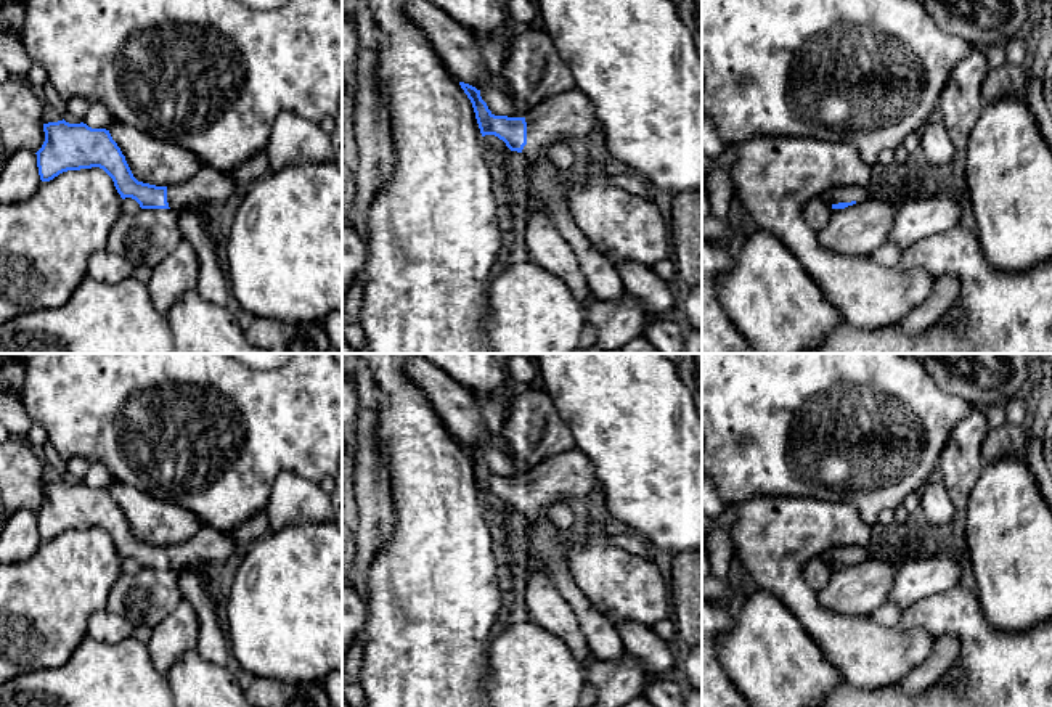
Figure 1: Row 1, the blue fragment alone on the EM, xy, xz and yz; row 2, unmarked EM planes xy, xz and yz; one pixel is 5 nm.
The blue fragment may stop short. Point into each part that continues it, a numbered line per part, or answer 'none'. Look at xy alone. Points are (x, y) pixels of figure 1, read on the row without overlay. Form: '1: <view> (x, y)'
1: xy (207, 545)

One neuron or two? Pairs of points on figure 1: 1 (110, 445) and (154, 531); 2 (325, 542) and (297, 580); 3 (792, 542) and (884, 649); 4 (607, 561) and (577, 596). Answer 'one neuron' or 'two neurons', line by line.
1: two neurons
2: one neuron
3: one neuron
4: two neurons

